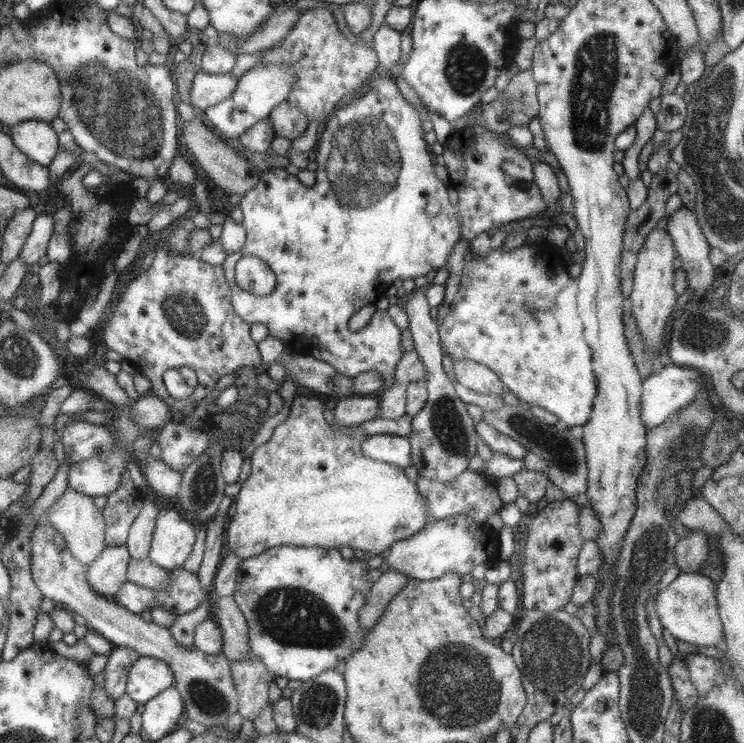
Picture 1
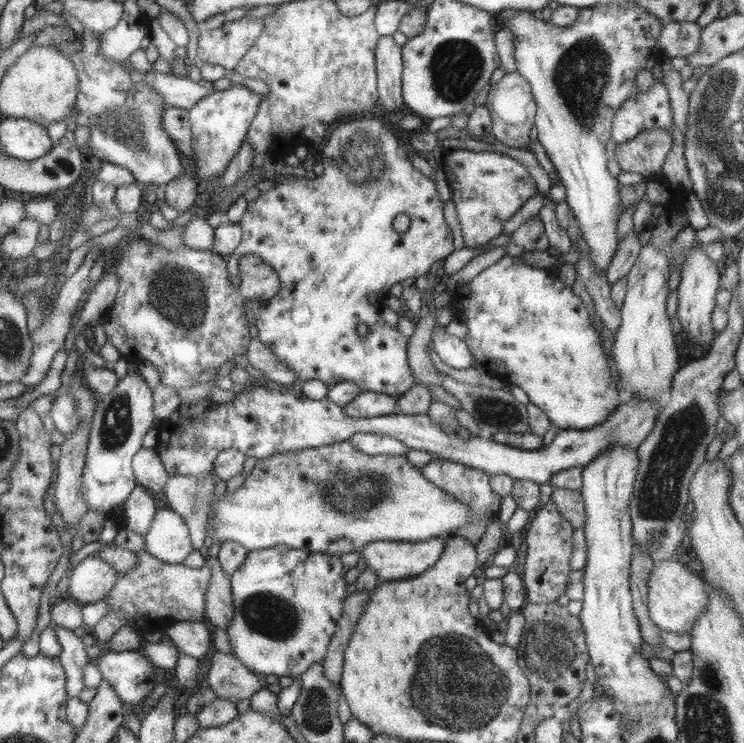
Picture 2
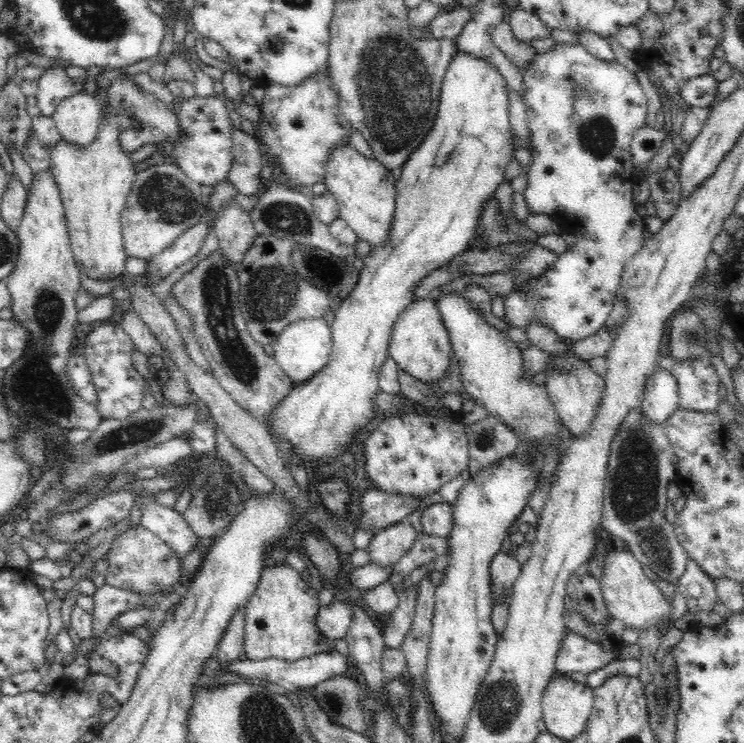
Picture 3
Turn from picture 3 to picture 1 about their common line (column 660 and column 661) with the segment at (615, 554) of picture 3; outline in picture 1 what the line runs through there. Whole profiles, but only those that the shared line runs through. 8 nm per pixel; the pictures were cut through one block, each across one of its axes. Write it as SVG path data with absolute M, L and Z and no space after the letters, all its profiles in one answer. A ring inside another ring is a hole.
M682 572L670 585L658 592L656 612L658 618L676 639L697 647L724 645L725 630L720 620L717 603L717 584L712 578L700 573Z

